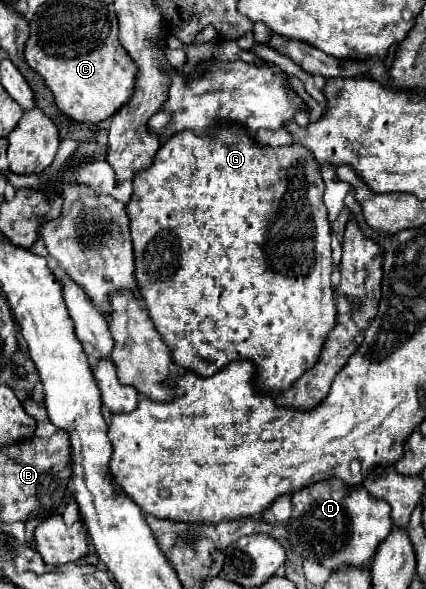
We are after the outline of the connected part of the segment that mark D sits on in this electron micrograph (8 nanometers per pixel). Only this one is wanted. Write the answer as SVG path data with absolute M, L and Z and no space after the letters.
M339 478L315 482L315 486L305 486L293 494L293 516L287 526L289 542L301 558L319 562L329 570L347 564L369 566L379 542L391 532L389 512L389 504L373 498L365 486L347 486Z

